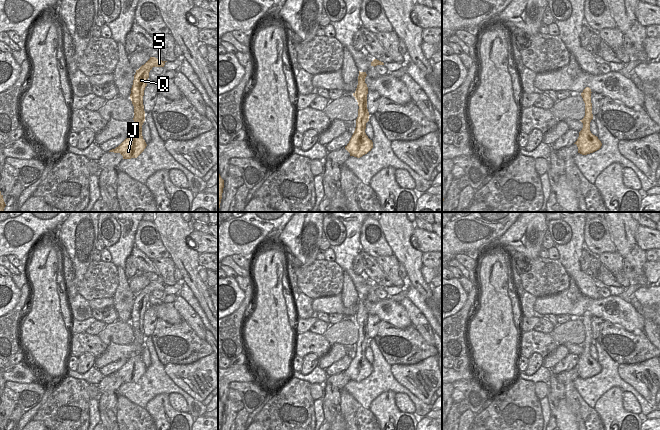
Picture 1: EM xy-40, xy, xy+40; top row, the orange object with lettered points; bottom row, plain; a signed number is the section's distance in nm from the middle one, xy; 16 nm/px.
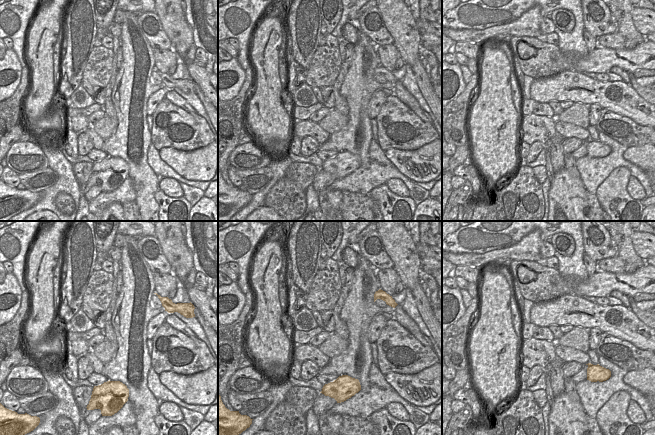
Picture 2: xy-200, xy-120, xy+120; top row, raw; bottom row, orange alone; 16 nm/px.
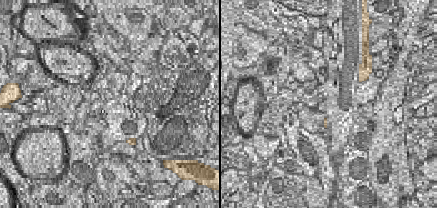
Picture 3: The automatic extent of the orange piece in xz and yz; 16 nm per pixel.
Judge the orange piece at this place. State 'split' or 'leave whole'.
leave whole

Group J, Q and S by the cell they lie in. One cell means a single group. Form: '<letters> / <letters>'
J Q S

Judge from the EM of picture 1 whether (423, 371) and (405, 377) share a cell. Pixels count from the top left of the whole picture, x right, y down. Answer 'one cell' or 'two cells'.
one cell

